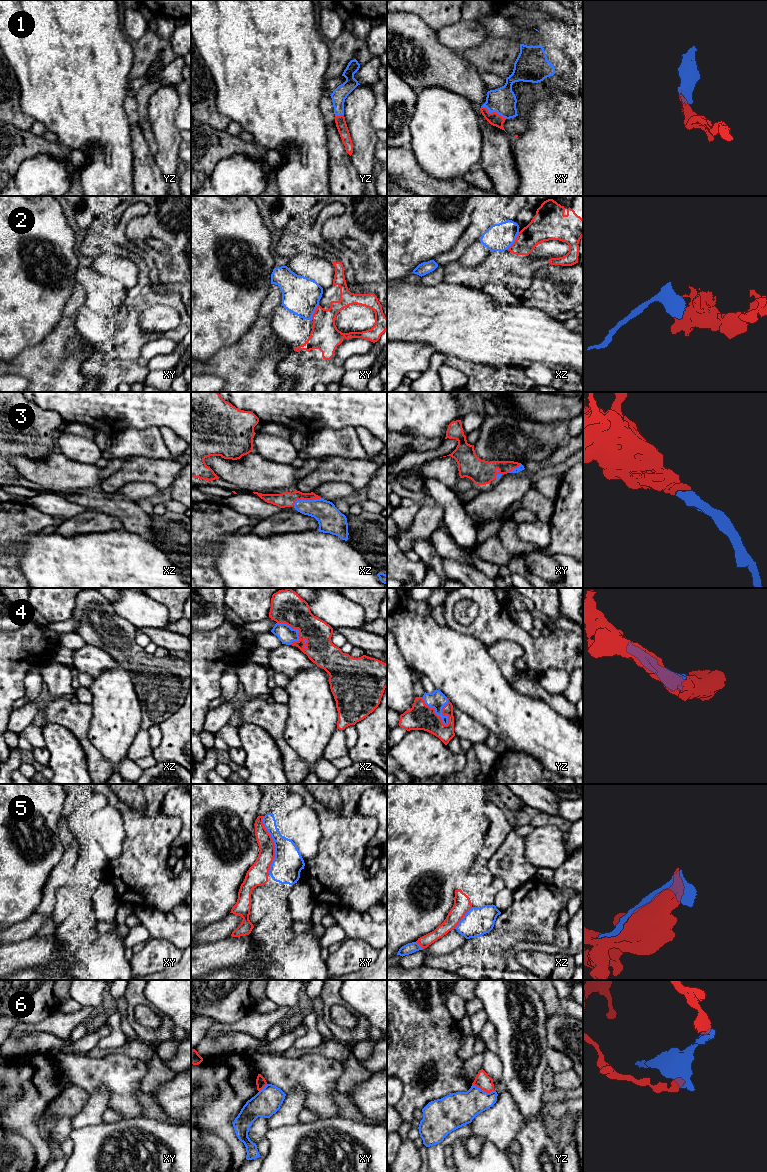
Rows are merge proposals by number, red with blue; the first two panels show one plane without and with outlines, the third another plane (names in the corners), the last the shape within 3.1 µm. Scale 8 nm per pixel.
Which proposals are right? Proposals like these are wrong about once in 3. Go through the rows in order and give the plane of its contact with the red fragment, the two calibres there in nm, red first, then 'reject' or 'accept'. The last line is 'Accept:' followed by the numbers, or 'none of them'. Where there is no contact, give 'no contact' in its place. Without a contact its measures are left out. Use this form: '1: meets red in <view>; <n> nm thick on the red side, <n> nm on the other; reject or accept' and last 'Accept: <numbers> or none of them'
1: meets red in xy; 100 nm thick on the red side, 220 nm on the other; accept
2: meets red in xz; 220 nm thick on the red side, 220 nm on the other; reject
3: meets red in xz; 130 nm thick on the red side, 200 nm on the other; accept
4: meets red in yz; 200 nm thick on the red side, 140 nm on the other; accept
5: meets red in xy; 160 nm thick on the red side, 240 nm on the other; reject
6: meets red in yz; 120 nm thick on the red side, 260 nm on the other; reject
Accept: 1, 3, 4

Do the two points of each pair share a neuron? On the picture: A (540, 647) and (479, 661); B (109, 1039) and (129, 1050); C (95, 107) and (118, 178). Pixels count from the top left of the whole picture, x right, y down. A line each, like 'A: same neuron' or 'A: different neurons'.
A: different neurons
B: different neurons
C: same neuron

